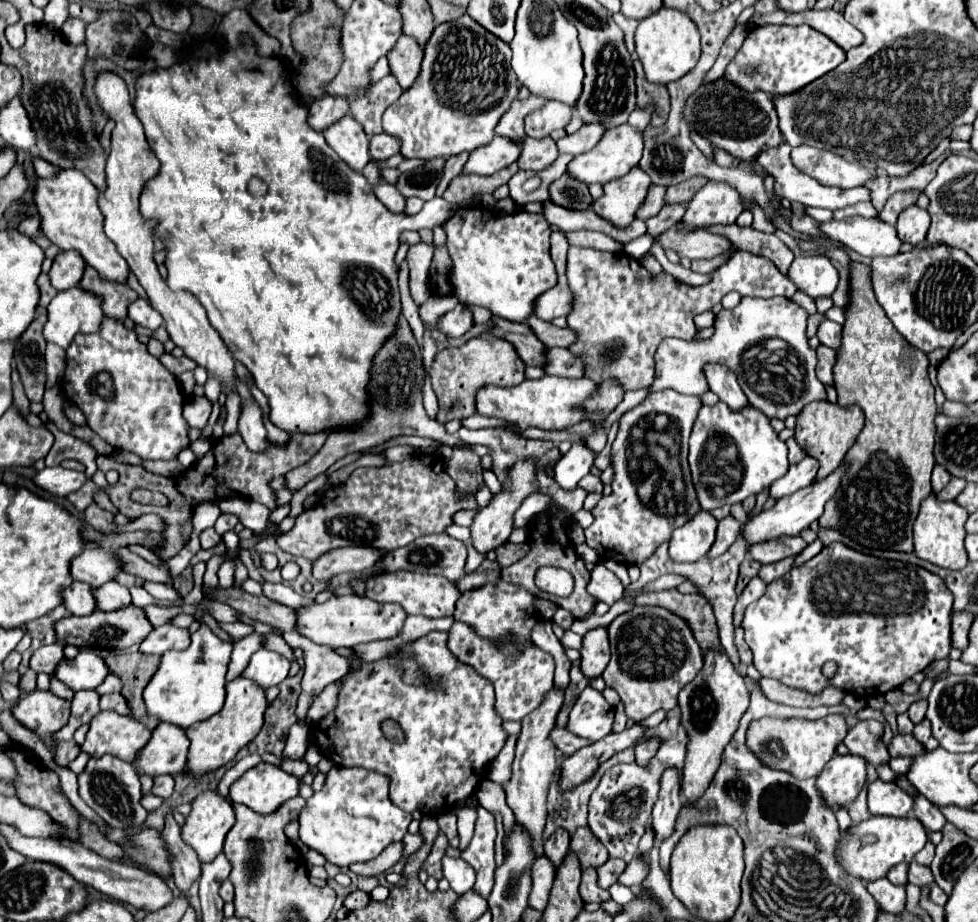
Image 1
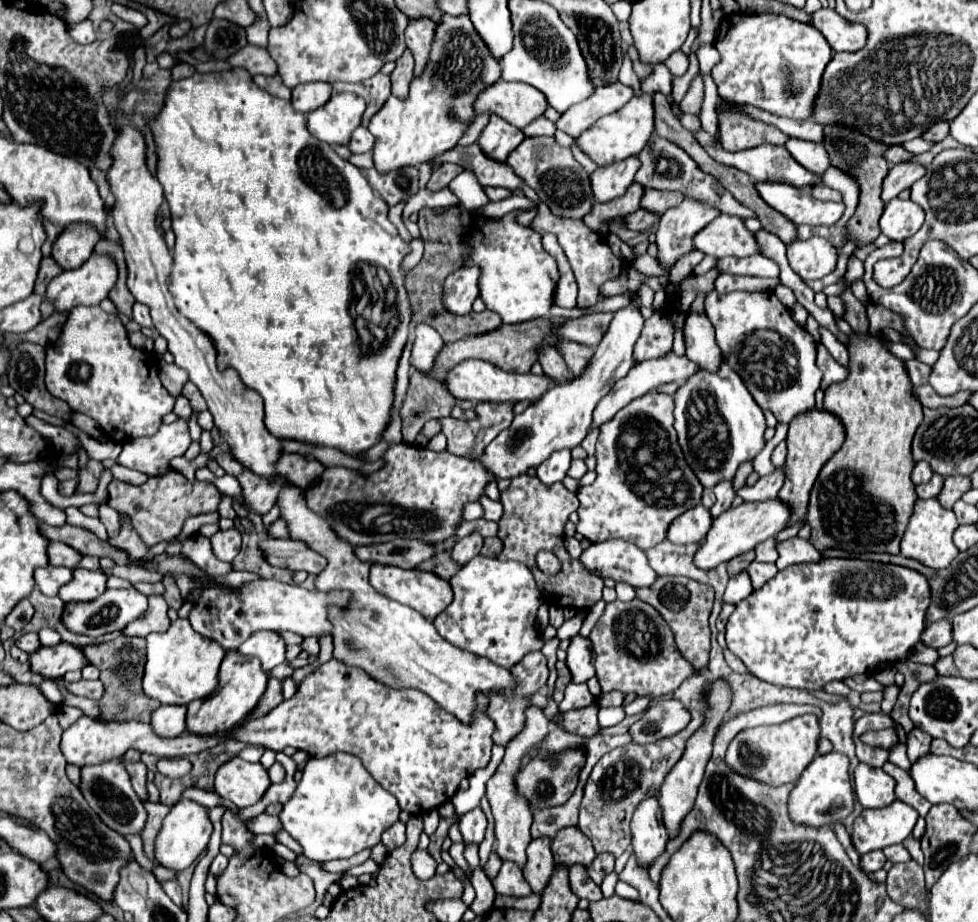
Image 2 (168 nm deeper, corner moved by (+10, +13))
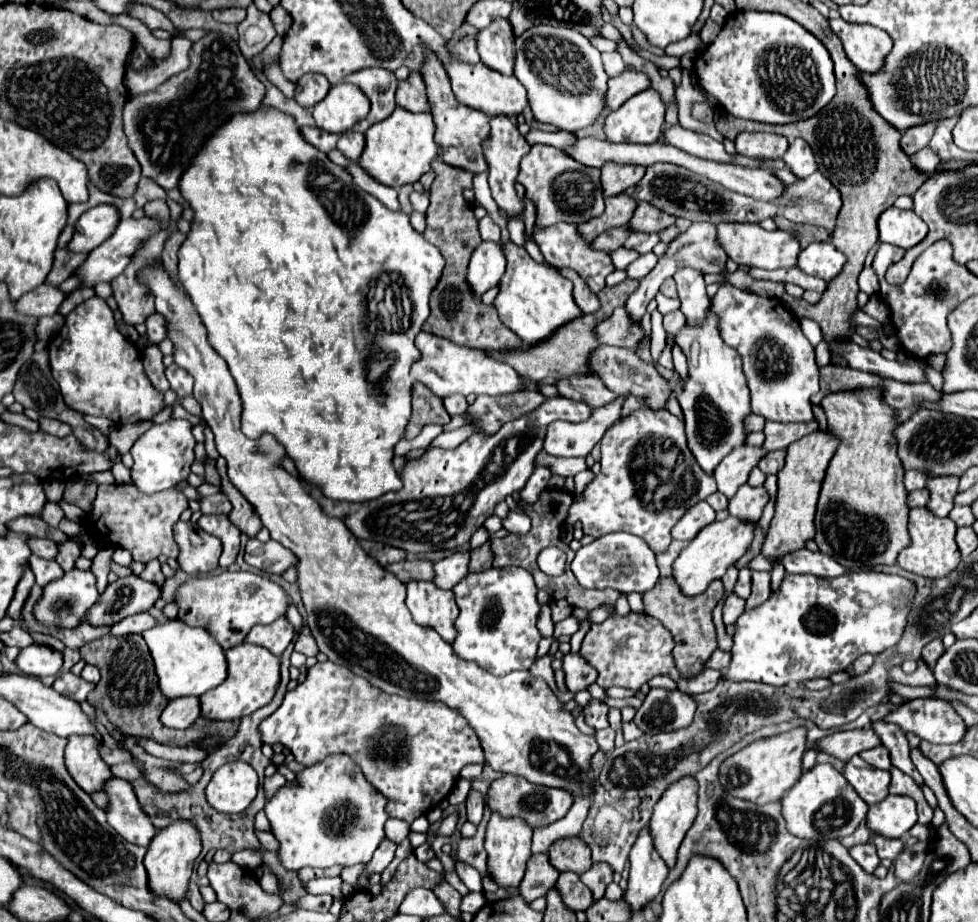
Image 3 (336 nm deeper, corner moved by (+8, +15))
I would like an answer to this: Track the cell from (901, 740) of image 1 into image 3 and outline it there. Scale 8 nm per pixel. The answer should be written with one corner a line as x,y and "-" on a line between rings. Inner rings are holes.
852,729
852,731
838,731
824,737
822,741
816,743
816,749
848,761
866,749
878,747
880,743
882,741
874,729

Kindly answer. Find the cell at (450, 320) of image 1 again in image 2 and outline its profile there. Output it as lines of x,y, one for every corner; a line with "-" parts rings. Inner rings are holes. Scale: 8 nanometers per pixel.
462,267
454,271
444,283
444,305
448,311
456,315
466,315
472,311
474,299
480,295
478,291
478,267

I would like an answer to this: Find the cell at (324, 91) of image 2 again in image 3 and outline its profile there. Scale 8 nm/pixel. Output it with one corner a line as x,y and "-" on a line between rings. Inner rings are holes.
304,75
298,83
296,83
296,95
294,99
306,107
312,109
316,103
320,103
330,91
330,83
324,75

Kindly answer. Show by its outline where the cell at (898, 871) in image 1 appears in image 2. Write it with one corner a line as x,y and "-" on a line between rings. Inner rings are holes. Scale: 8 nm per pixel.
870,851
866,855
860,855
860,867
866,873
874,873
874,871
882,869
884,863
886,863
886,857
882,851

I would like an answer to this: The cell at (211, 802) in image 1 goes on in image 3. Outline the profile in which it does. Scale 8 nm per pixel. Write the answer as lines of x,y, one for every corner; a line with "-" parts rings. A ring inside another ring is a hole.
176,819
170,821
168,827
156,833
152,843
148,845
148,853
144,857
144,865
148,871
148,885
156,895
166,895
172,901
180,901
186,895
188,881
194,869
194,861
202,851
202,841
200,841
200,831
192,821
188,819

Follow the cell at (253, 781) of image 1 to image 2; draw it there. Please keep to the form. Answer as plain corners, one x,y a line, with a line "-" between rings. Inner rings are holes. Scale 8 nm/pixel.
240,757
230,759
216,771
214,789
220,797
230,799
234,805
254,805
268,789
270,779
260,763
248,763

